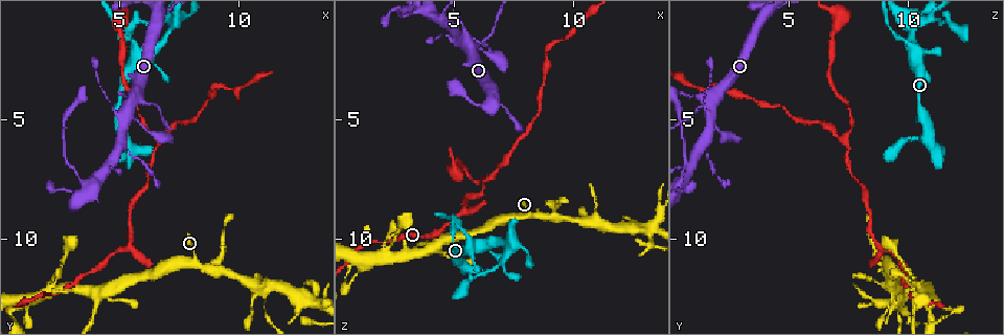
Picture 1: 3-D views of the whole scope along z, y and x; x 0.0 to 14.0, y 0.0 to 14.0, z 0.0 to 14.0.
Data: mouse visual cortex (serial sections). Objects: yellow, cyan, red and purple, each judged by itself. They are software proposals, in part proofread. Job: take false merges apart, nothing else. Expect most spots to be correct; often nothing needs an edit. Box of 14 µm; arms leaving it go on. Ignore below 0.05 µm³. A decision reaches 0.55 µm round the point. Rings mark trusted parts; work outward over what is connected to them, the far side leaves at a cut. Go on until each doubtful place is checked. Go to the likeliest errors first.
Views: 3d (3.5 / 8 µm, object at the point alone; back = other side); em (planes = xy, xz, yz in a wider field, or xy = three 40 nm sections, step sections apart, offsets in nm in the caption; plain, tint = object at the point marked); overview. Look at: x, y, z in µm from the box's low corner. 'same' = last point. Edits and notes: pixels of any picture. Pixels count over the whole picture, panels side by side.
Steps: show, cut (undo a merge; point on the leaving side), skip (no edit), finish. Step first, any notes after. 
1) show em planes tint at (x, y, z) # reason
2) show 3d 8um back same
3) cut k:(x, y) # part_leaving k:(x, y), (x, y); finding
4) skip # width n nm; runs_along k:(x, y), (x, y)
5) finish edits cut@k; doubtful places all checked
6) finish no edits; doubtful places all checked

show 3d 3.5um at (6.7, 6.0, 7.3) # sharp bend

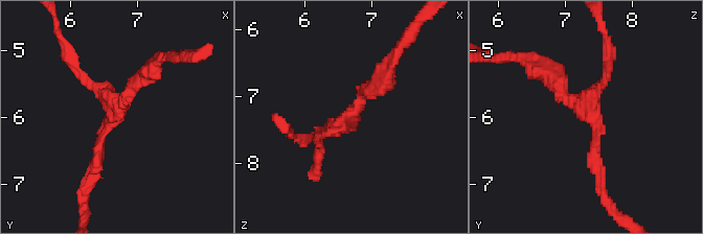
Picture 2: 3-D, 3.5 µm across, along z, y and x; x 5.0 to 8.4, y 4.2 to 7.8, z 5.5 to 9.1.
show em xy step 5 tint at (6.65, 6.00, 7.35) # arms 3; arm_widths 100, 200, 200 nm

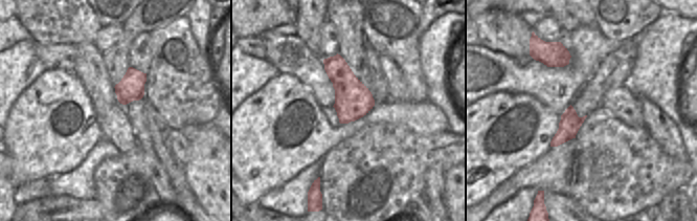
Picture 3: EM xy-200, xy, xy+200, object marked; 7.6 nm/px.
skip # width 280 nm; runs_along 2:(91, 176), (113, 115), (74, 61); one cell here

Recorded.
show 3d 3.5um at (5.7, 2.2, 10.2) # abrupt turn

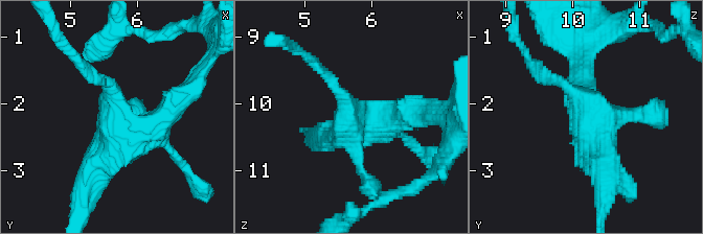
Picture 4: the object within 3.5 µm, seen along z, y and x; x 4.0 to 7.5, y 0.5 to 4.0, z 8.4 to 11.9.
show em xy step 3 tint at (5.70, 2.20, 10.30) # need the tissue

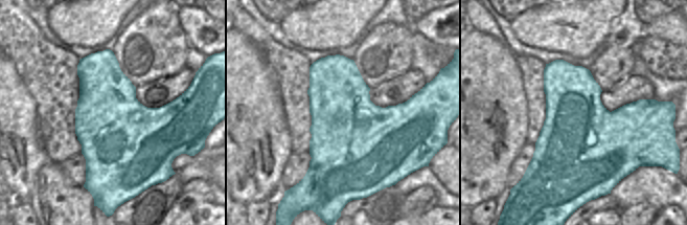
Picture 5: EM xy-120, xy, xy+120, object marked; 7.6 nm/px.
skip # runs_along 4:(84, 186), (183, 93); continuous, no second cell

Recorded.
show 3d 3.5um at (7.3, 1.0, 10.3) # looks like a crossing

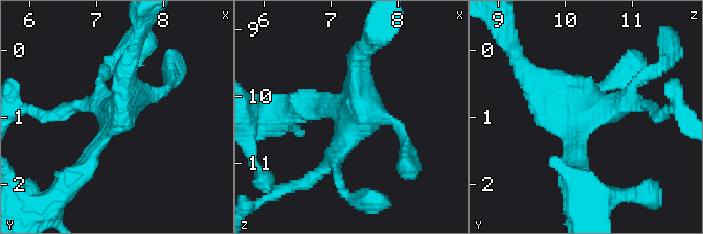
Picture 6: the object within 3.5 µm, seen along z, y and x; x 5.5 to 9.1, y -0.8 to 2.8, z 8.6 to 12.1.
show em xy step 3 tint at (7.25, 1.00, 10.25) # arms 4; arm_widths 200, 250, 250, 400 nm

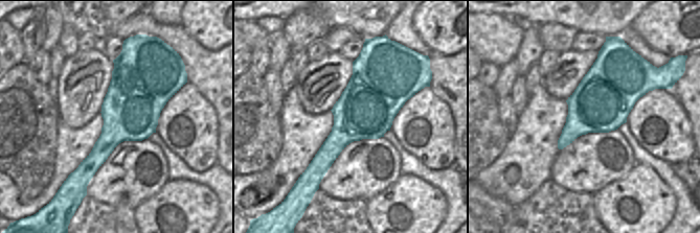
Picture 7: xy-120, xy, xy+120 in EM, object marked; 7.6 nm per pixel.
skip # runs_along 6:(572, 173), (588, 112), (636, 106); one cell here

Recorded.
finish no edits; doubtful places all checked

